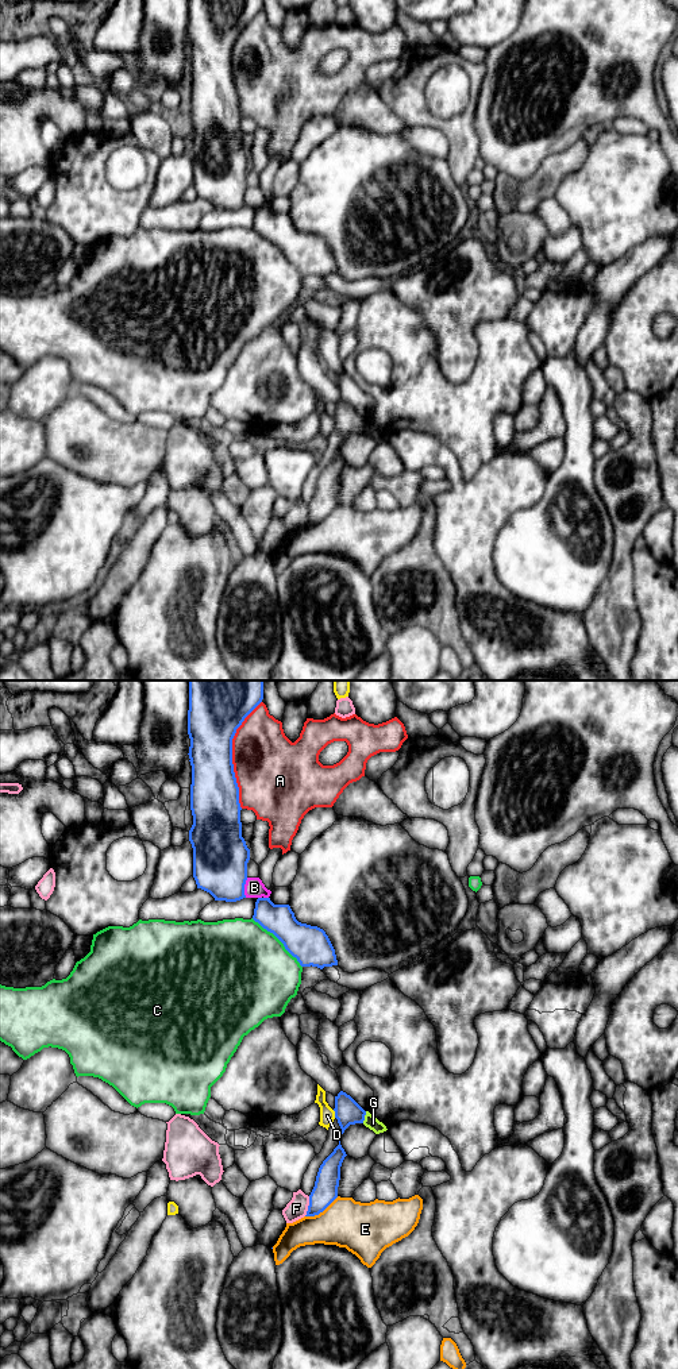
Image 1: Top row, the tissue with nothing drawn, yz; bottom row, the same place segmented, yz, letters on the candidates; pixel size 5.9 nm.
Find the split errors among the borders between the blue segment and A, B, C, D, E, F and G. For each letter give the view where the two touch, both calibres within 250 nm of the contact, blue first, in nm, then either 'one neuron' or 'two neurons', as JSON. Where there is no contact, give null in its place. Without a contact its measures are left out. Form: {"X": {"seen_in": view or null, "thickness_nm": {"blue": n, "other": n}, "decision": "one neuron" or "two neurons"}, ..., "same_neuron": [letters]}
{"A": {"seen_in": "yz", "thickness_nm": {"blue": 300, "other": 420}, "decision": "two neurons"}, "B": {"seen_in": "yz", "thickness_nm": {"blue": 320, "other": 120}, "decision": "two neurons"}, "C": {"seen_in": "yz", "thickness_nm": {"blue": 220, "other": 500}, "decision": "two neurons"}, "D": {"seen_in": "yz", "thickness_nm": {"blue": 160, "other": 90}, "decision": "two neurons"}, "E": {"seen_in": "yz", "thickness_nm": {"blue": 150, "other": 300}, "decision": "two neurons"}, "F": {"seen_in": "yz", "thickness_nm": {"blue": 150, "other": 120}, "decision": "two neurons"}, "G": {"seen_in": "yz", "thickness_nm": {"blue": 160, "other": 80}, "decision": "two neurons"}, "same_neuron": []}

